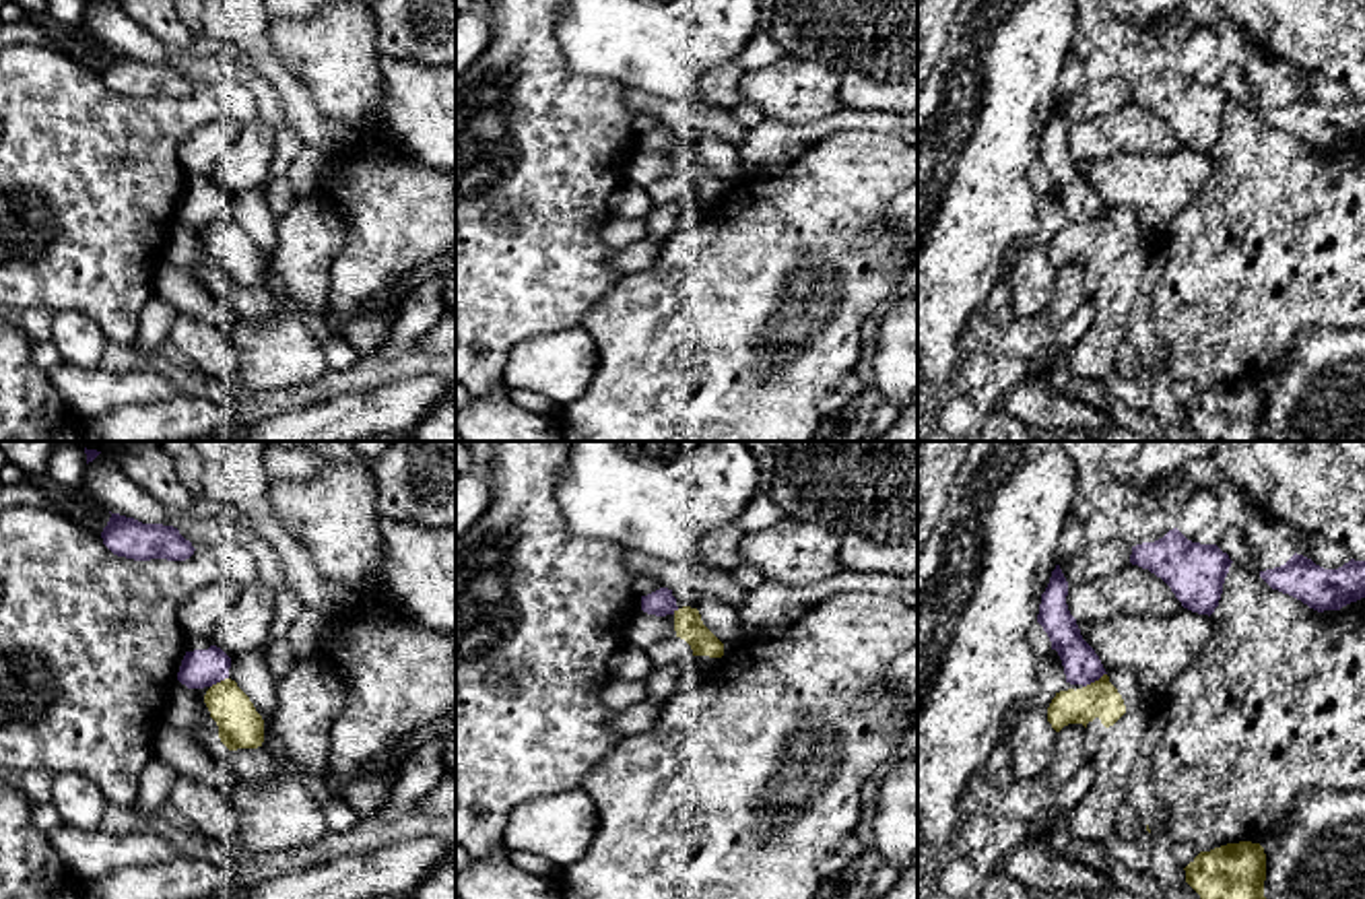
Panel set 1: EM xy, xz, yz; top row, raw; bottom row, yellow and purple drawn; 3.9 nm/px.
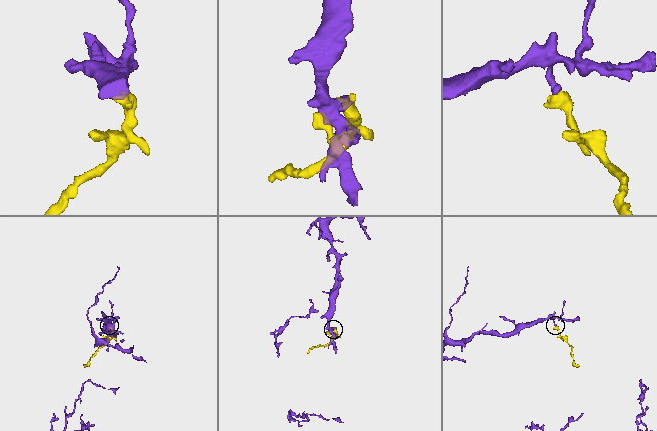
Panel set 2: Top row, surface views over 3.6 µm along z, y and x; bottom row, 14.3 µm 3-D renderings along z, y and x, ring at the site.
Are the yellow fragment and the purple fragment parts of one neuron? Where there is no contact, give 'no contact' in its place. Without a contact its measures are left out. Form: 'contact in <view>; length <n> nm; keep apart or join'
contact in yz; length 110 nm; keep apart

